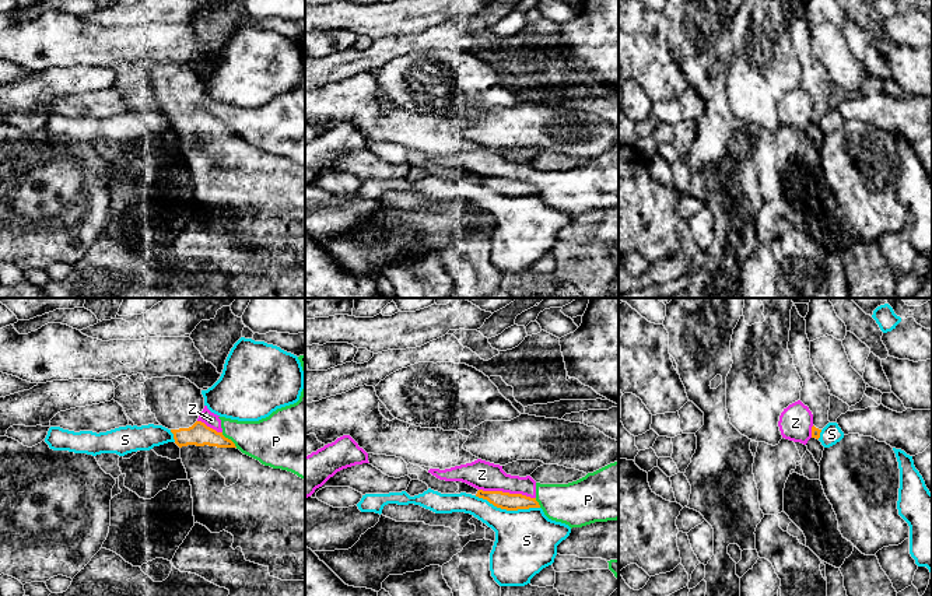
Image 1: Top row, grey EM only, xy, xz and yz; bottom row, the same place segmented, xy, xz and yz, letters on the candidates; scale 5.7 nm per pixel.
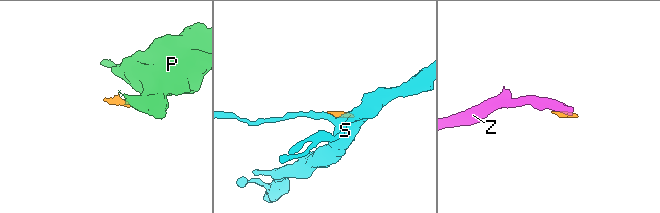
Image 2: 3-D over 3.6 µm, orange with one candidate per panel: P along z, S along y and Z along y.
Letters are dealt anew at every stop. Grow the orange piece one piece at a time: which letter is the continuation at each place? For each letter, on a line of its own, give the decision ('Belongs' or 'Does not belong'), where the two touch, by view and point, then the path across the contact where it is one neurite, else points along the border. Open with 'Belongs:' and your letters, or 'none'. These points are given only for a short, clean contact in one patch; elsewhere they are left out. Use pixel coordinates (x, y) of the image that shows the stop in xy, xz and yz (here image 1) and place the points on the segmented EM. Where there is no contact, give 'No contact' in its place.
Belongs: none
P: Does not belong. Touches orange at xy (230, 440). Boundary: xy (221, 433), (237, 446)
S: Does not belong. Touches orange at xz (507, 509). Boundary: xz (475, 495), (507, 509), (539, 508)
Z: Does not belong. Touches orange at xz (507, 493). Boundary: xz (479, 488), (521, 493), (535, 498)

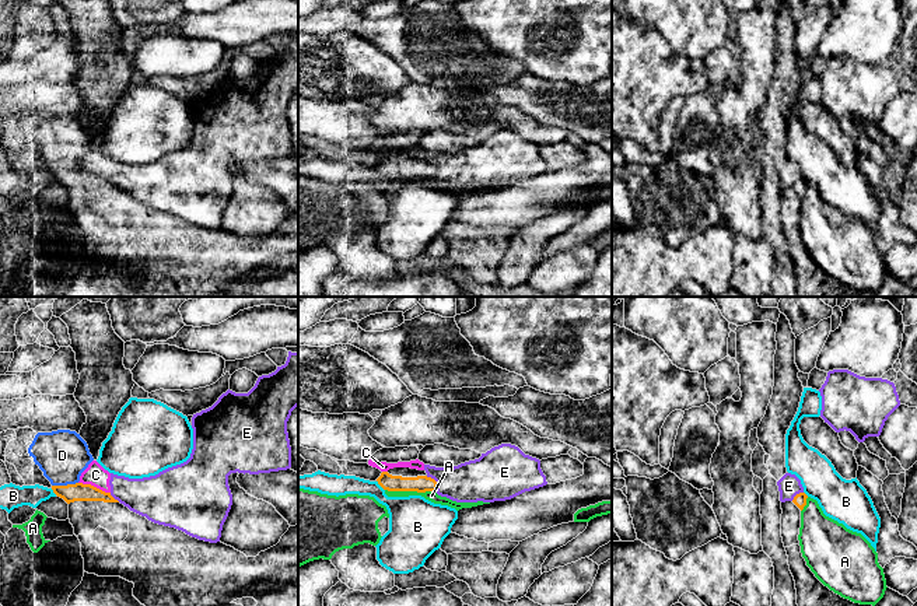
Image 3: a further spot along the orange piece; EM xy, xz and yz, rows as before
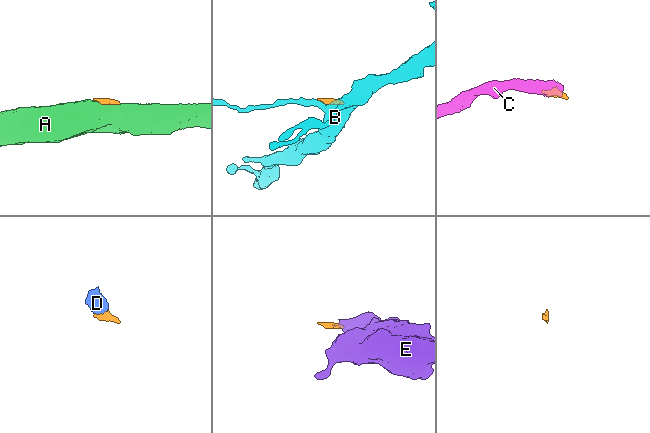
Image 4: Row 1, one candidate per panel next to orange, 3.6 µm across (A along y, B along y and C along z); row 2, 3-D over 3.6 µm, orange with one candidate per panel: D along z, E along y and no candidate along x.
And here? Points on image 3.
Belongs: D
A: Does not belong. Touches orange at xz (410, 490). Boundary: xz (385, 489), (434, 491)
B: Does not belong. Touches orange at xz (380, 484). Boundary: xz (377, 480), (384, 490)
C: Does not belong. Touches orange at xy (93, 486). Boundary: xy (79, 482), (93, 484), (109, 493)
D: Belongs. Touches orange at xy (65, 486). Path across: xy (79, 491), (65, 486), (62, 455)
E: Does not belong. Touches orange at xz (436, 482). Boundary: xz (426, 476), (436, 482), (436, 490)

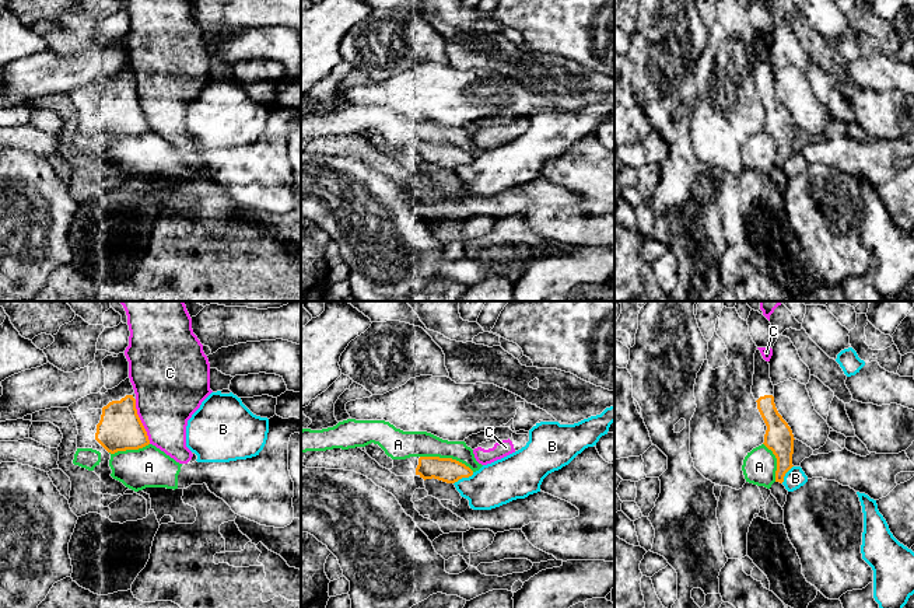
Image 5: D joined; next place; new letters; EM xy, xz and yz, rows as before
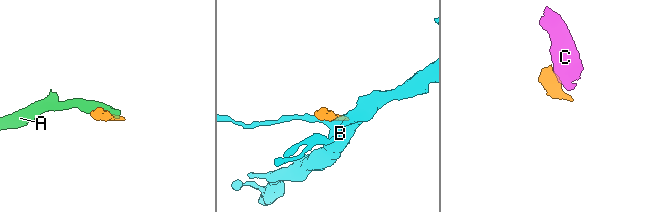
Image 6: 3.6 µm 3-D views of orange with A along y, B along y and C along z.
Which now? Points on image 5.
Belongs: none
A: Does not belong. Touches orange at xz (447, 458). Boundary: xz (420, 456), (451, 457), (473, 471)
B: Does not belong. Touches orange at xz (463, 477). Boundary: xz (473, 472), (454, 484)
C: Does not belong. Touches orange at xy (140, 422). Boundary: xy (135, 399), (137, 416), (150, 443)

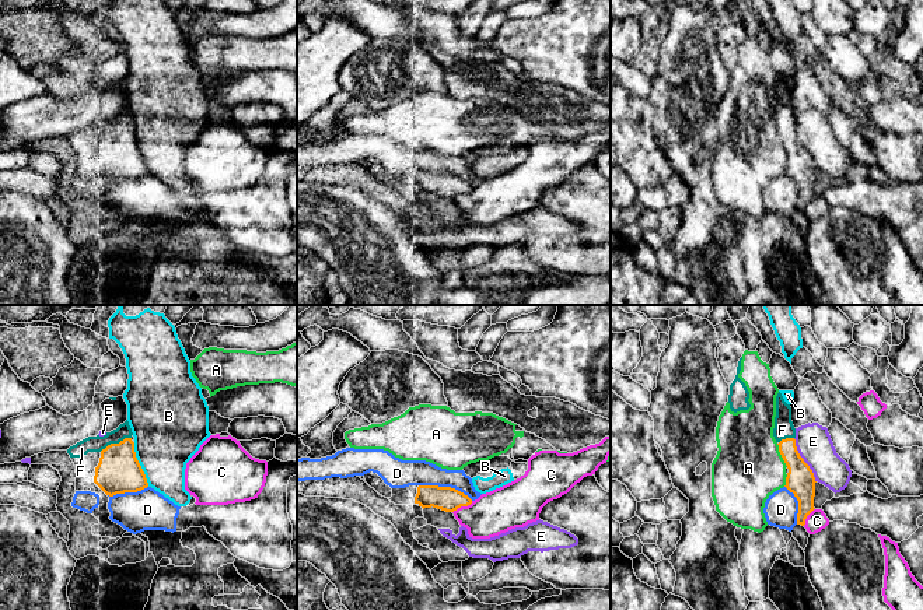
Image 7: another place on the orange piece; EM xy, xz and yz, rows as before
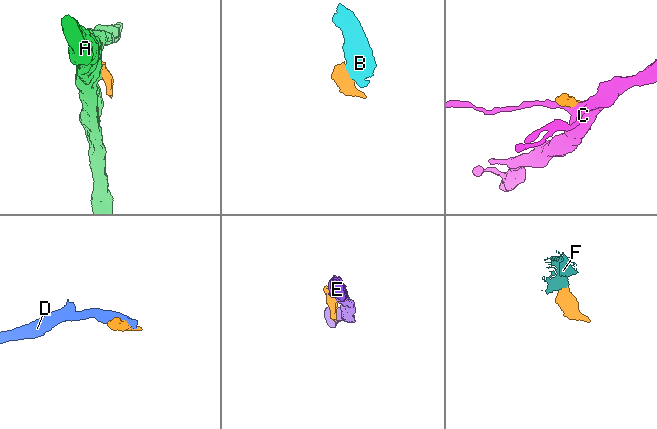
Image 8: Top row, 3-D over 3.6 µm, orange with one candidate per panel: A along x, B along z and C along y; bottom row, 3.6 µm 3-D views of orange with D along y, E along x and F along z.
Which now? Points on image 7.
Belongs: F
A: Does not belong. Touches orange at yz (780, 454)
B: Does not belong. Touches orange at xy (139, 465). Boundary: xy (133, 442), (136, 459), (149, 486)
C: Does not belong. Touches orange at xz (462, 505). Boundary: xz (472, 501), (453, 512)
D: Does not belong. Touches orange at xz (446, 487). Boundary: xz (419, 484), (450, 486), (472, 500)
E: Does not belong. Touches orange at yz (803, 460). Boundary: yz (793, 438), (799, 455), (811, 470), (815, 481)
F: Belongs. Touches orange at xy (115, 444)

